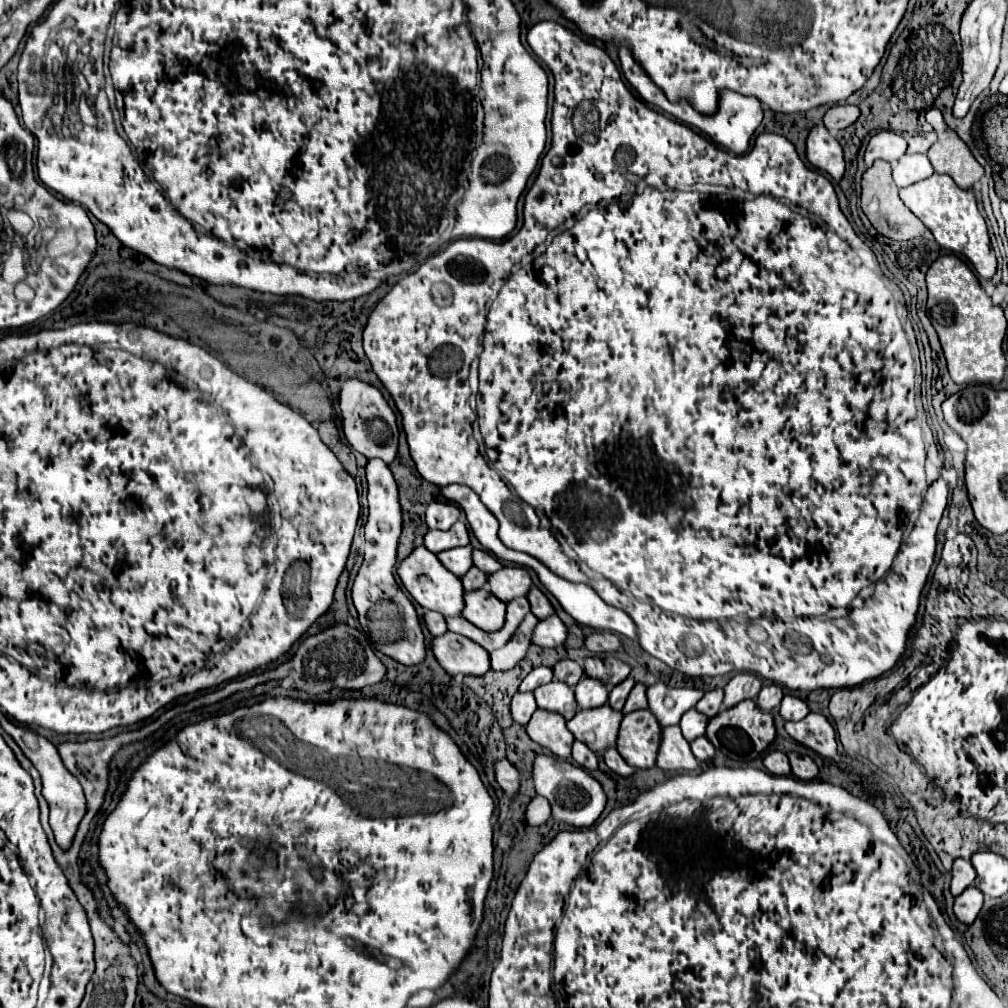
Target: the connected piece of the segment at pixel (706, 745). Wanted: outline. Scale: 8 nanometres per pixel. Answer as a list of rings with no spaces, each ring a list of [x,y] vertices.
[[[697,737],[691,743],[691,751],[693,751],[693,755],[699,757],[699,761],[709,761],[715,757],[715,747],[707,741],[707,737]]]

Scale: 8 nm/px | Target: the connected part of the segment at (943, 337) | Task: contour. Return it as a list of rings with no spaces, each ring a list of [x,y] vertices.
[[[943,255],[939,257],[927,271],[927,289],[929,289],[929,301],[927,301],[927,315],[939,335],[949,375],[956,384],[969,385],[972,383],[989,383],[995,387],[1001,383],[1007,361],[1001,343],[1007,334],[1007,319],[1003,309],[991,301],[991,297],[983,291],[979,285],[975,273],[955,255]]]

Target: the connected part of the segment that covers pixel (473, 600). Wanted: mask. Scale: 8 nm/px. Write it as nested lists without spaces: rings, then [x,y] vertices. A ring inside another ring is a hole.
[[[487,589],[465,593],[463,617],[485,631],[499,631],[505,625],[507,605]]]

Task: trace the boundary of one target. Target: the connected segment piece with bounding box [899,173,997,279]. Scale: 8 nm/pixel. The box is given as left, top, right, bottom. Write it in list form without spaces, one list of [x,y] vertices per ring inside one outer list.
[[[933,173],[929,179],[901,189],[899,197],[925,223],[925,227],[933,233],[935,241],[941,247],[961,253],[983,279],[991,279],[995,275],[995,267],[997,267],[995,253],[991,249],[985,219],[981,217],[981,213],[977,209],[977,201],[975,201],[975,195],[971,189],[965,191],[965,189],[957,187],[949,175]]]

